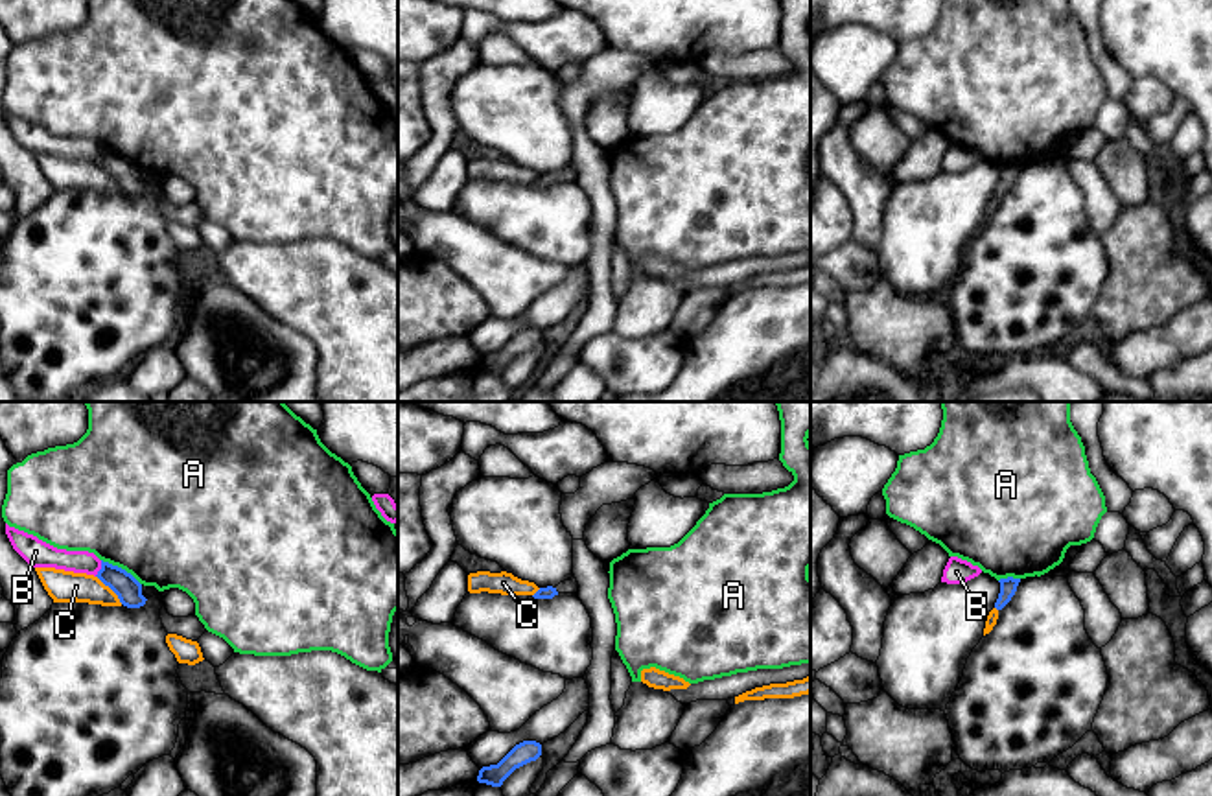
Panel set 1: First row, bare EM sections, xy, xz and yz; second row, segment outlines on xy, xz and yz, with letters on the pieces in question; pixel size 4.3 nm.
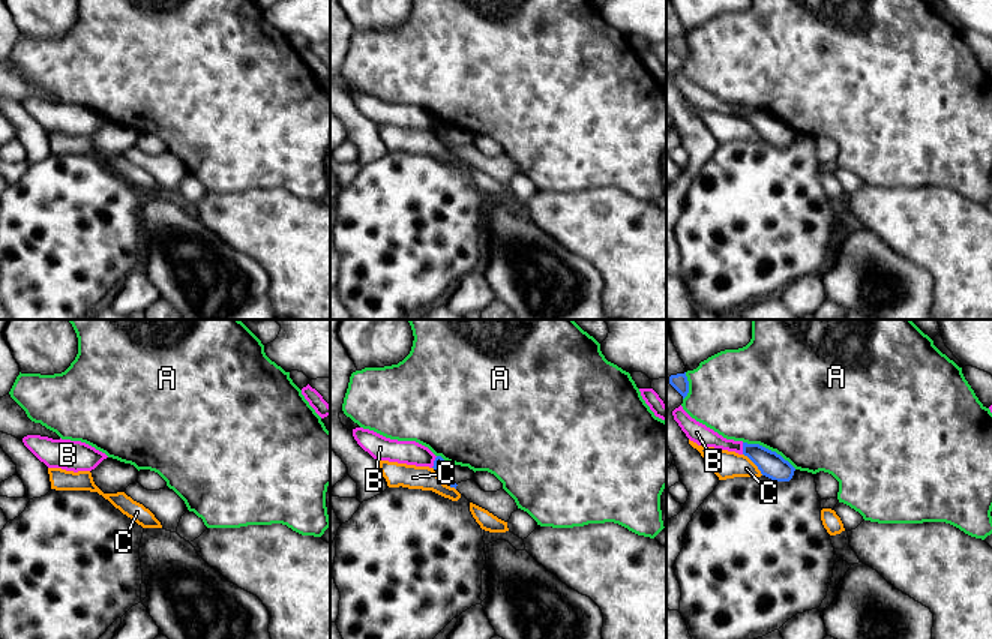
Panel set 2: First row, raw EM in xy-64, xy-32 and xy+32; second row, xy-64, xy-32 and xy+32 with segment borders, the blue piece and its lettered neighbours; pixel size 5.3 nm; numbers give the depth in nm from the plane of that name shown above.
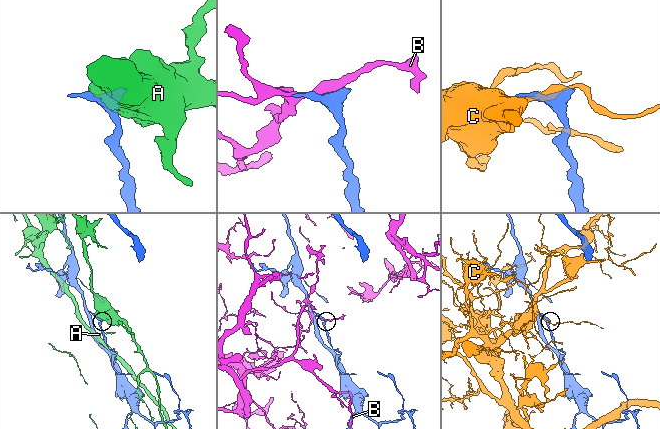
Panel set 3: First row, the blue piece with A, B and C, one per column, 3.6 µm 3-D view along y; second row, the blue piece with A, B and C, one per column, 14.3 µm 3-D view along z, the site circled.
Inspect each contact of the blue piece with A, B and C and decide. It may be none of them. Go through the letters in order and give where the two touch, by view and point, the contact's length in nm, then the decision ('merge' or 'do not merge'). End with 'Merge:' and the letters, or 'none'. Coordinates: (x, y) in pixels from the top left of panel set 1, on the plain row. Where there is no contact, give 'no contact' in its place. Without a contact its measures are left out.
A: meets blue in xy at (120, 155); contact 200 nm long; do not merge
B: meets blue in xy at (102, 155); contact 80 nm long; do not merge
C: meets blue in xy at (111, 175); contact 170 nm long; do not merge
Merge: none

